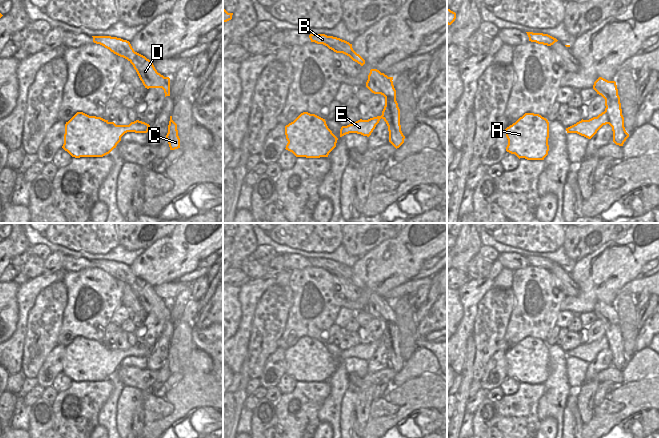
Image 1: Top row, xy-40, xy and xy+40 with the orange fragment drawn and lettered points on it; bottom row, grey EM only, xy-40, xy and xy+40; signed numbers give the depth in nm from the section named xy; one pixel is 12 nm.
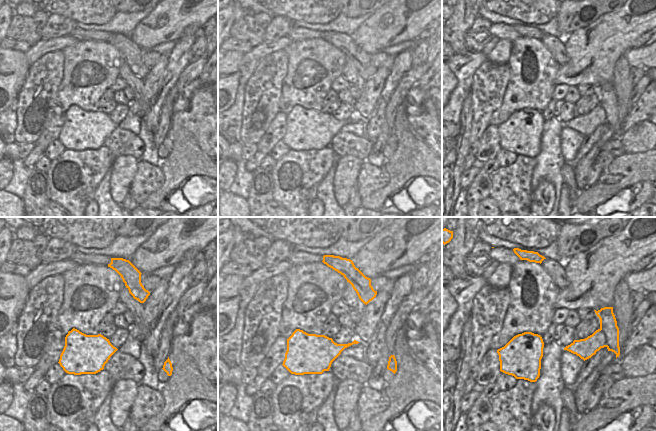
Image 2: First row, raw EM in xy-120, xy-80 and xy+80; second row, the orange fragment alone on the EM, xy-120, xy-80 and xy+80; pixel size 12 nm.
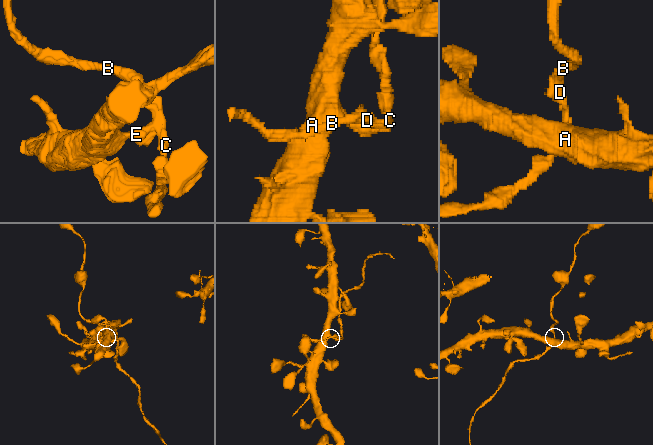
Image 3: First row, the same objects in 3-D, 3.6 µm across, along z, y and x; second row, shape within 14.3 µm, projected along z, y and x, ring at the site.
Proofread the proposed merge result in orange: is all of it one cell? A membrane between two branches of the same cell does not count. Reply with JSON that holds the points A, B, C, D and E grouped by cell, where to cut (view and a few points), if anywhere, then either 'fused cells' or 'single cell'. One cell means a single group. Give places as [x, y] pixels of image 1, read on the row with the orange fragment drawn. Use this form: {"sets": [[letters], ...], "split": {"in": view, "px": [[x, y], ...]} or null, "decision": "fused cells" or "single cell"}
{"sets": [["A", "E"], ["B", "C", "D"]], "split": {"in": "xy+40", "px": [[604, 111], [609, 123]]}, "decision": "fused cells"}

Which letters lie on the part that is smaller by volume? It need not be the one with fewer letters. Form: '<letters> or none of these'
B, C, D

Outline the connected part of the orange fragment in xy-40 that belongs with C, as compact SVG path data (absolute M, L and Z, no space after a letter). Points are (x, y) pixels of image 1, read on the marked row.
M170 116L166 139L168 141L170 150L180 148L180 138L178 136L177 124L172 120L172 116Z

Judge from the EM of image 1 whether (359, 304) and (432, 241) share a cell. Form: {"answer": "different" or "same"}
{"answer": "same"}

